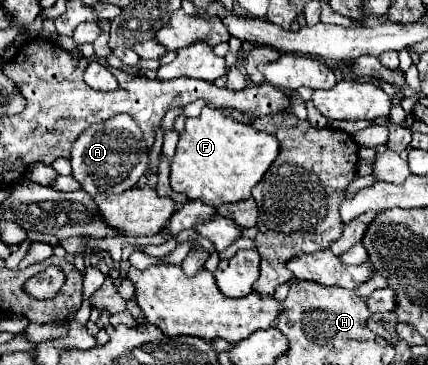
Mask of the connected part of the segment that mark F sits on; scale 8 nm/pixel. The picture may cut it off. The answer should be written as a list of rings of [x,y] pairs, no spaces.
[[[205,106],[197,118],[185,120],[185,128],[179,136],[177,150],[171,160],[171,188],[175,192],[185,194],[189,200],[201,200],[215,208],[225,202],[239,202],[251,196],[251,188],[263,178],[263,174],[277,156],[279,156],[279,142],[273,134],[257,132],[253,126],[245,126],[229,116],[223,116],[217,108]]]

